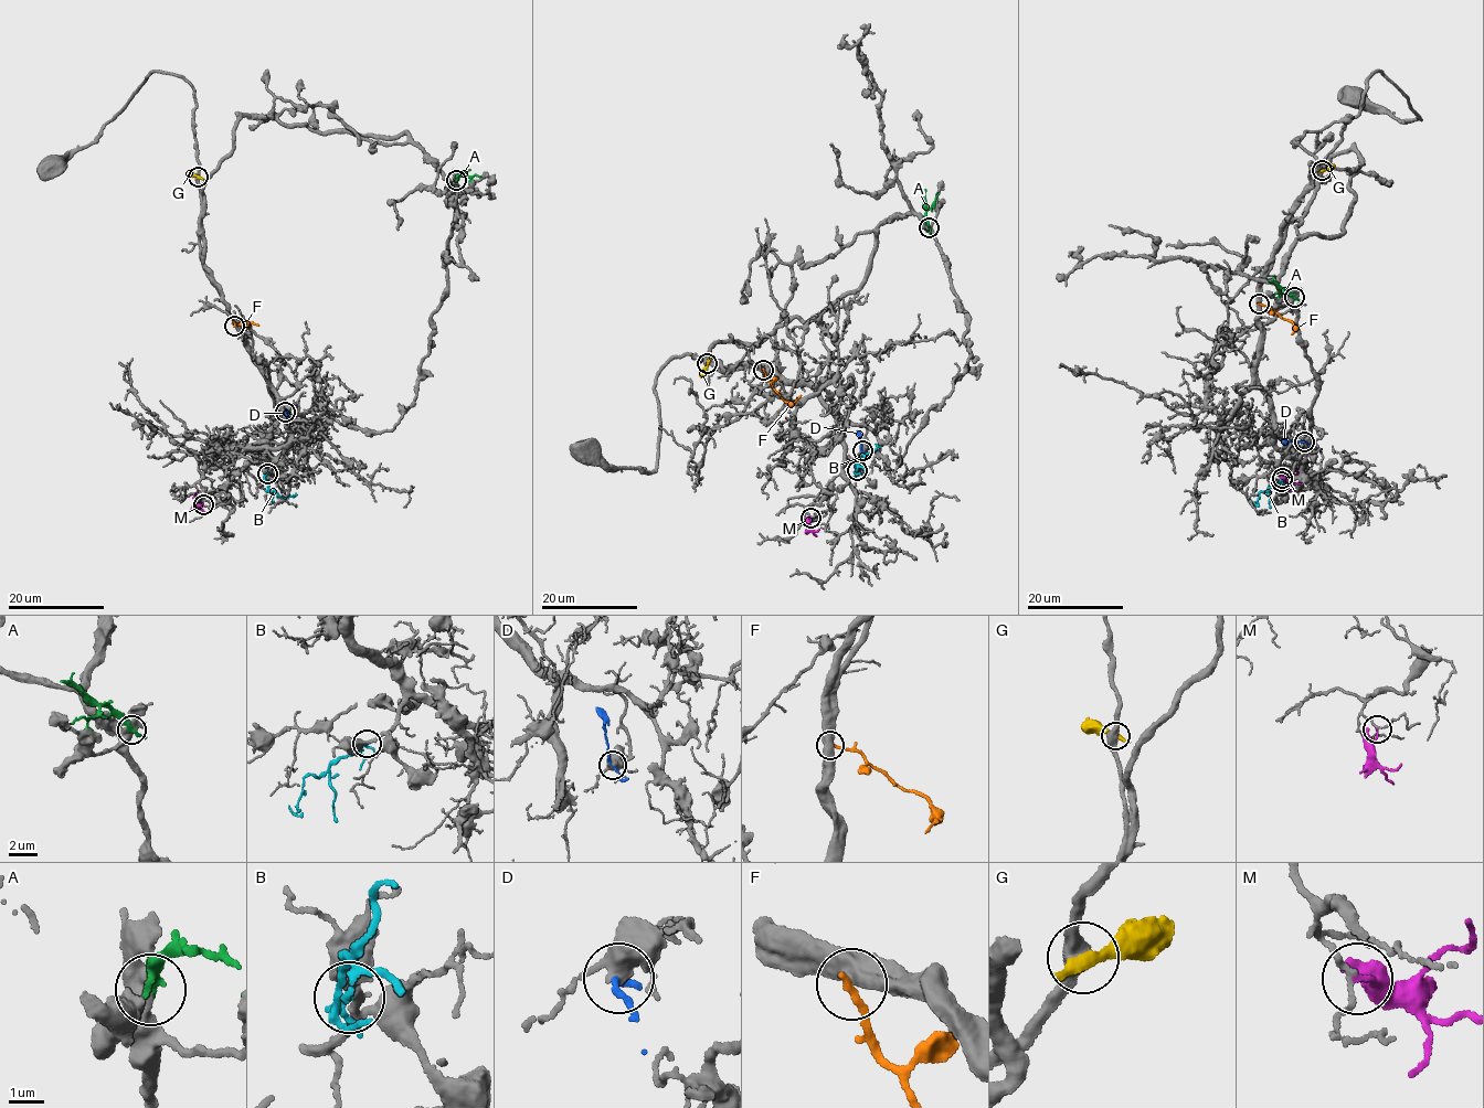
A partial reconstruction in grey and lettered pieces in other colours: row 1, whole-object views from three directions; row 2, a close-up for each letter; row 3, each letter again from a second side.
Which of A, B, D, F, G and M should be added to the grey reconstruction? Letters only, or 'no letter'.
B

